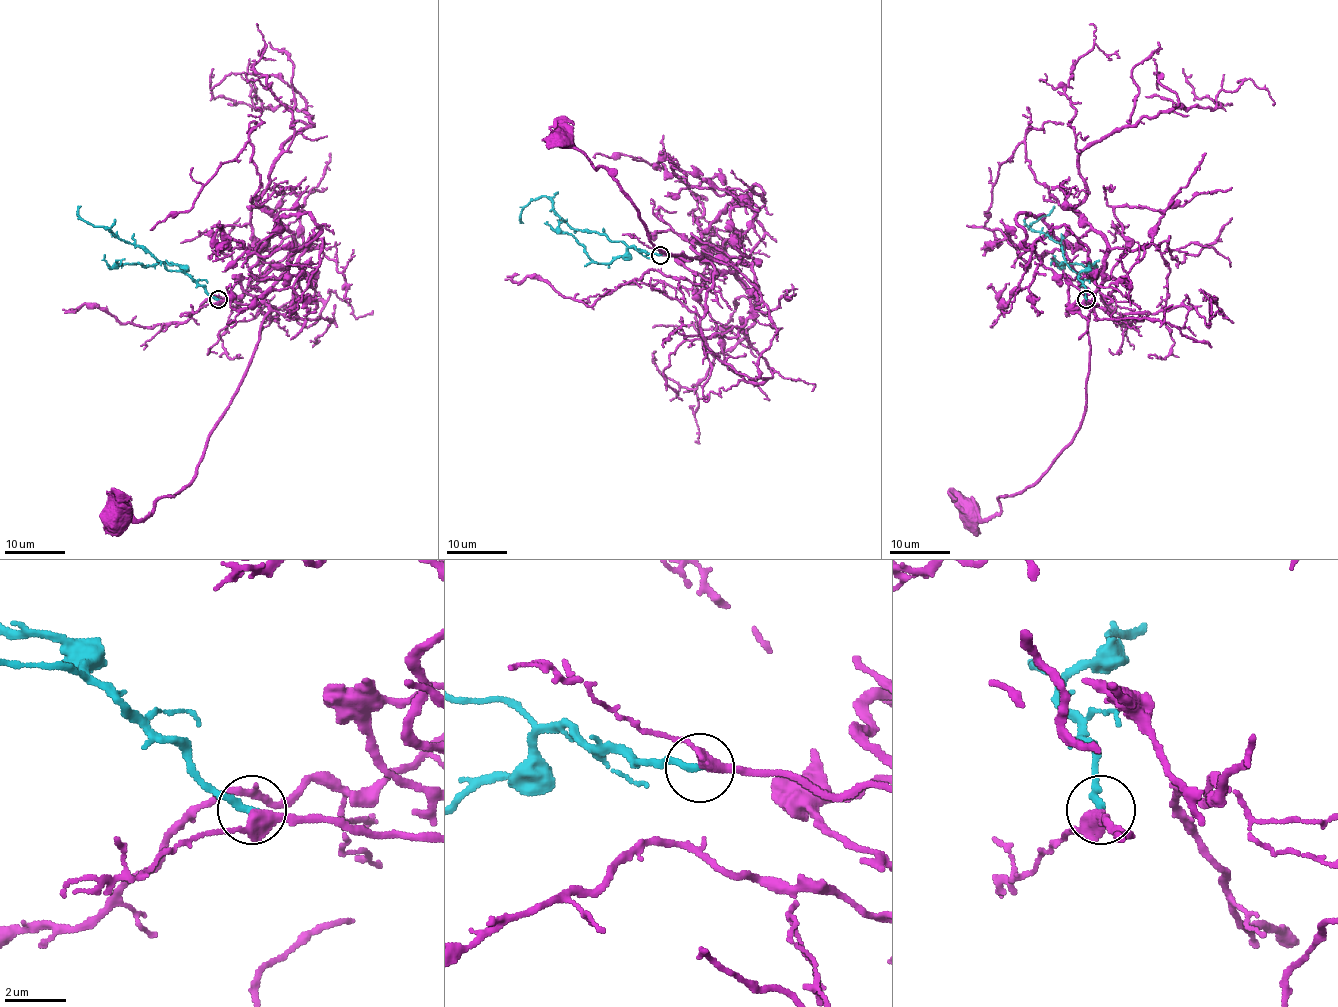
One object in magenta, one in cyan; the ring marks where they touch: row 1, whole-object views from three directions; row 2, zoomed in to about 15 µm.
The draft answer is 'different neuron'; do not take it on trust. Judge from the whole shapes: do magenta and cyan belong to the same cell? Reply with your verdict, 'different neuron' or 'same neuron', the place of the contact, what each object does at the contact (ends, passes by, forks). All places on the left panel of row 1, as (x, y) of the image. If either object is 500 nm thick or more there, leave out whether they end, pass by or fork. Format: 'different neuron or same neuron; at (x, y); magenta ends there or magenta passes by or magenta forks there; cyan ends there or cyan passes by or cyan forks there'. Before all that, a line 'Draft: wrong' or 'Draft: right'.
Draft: wrong
same neuron; at (218, 299); magenta passes by; cyan ends there

